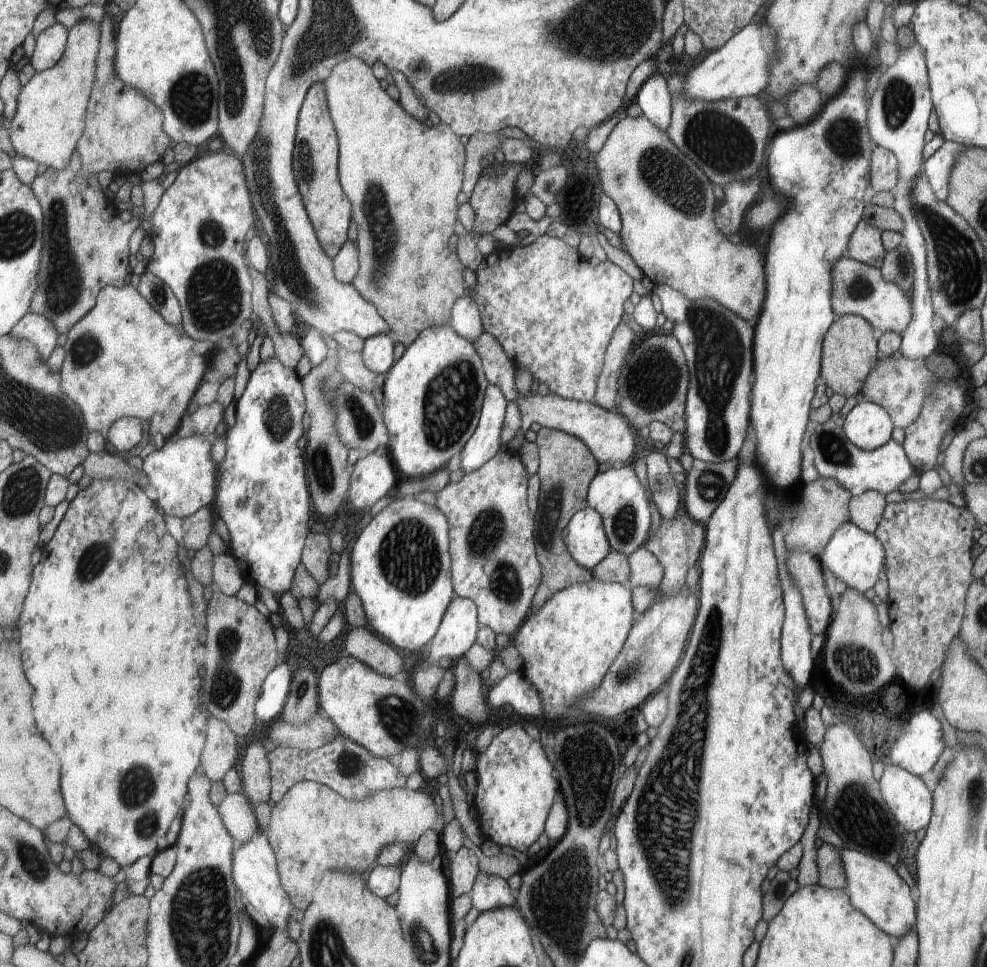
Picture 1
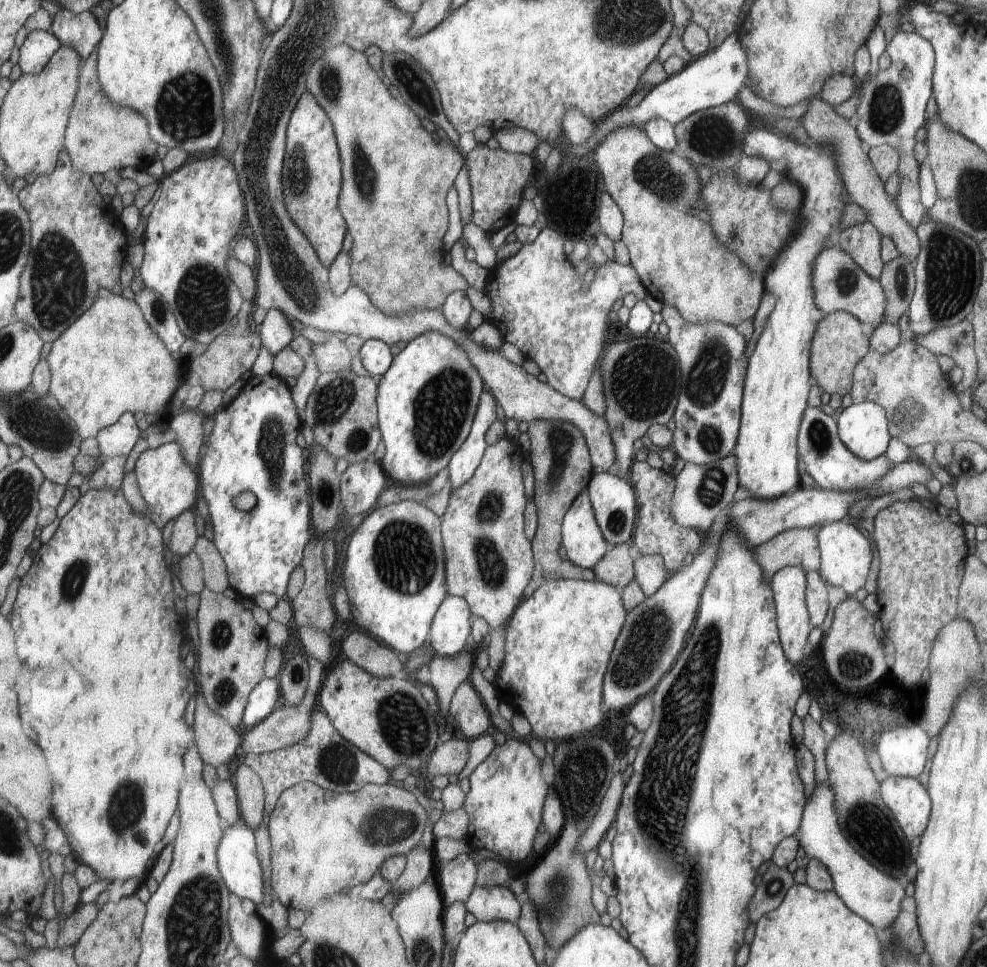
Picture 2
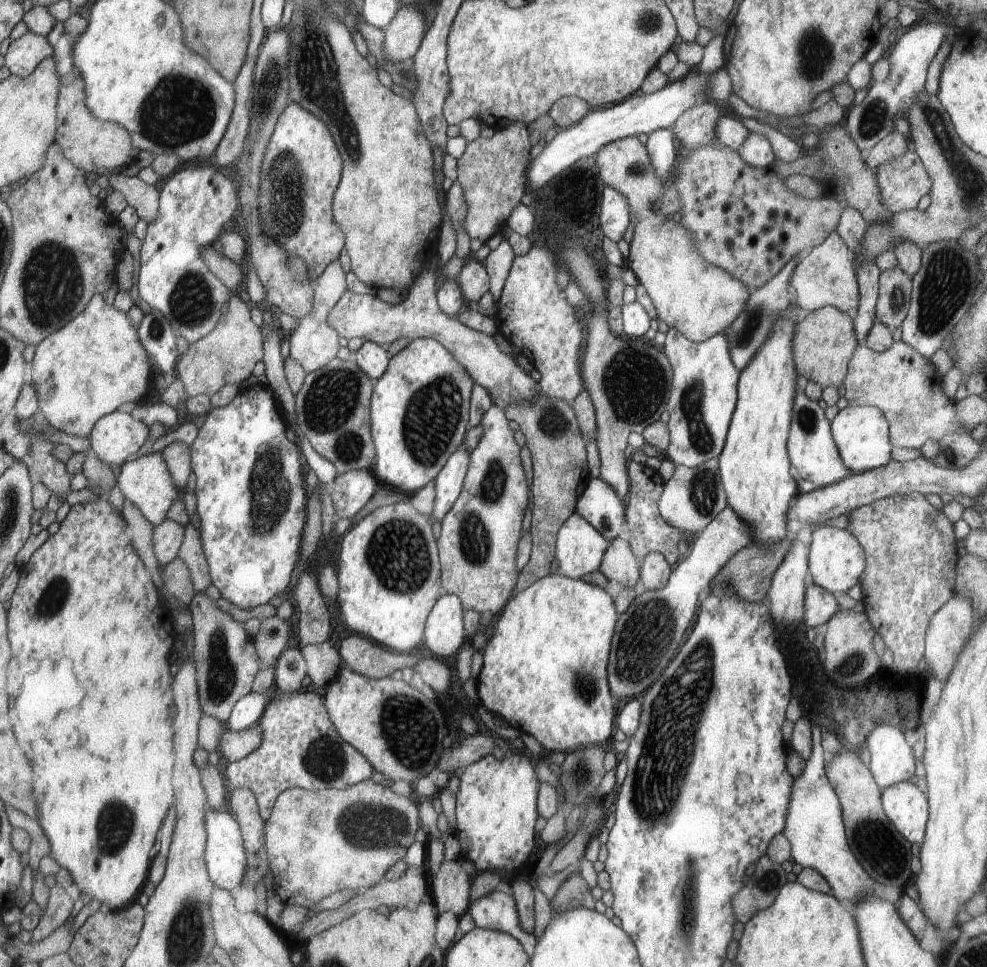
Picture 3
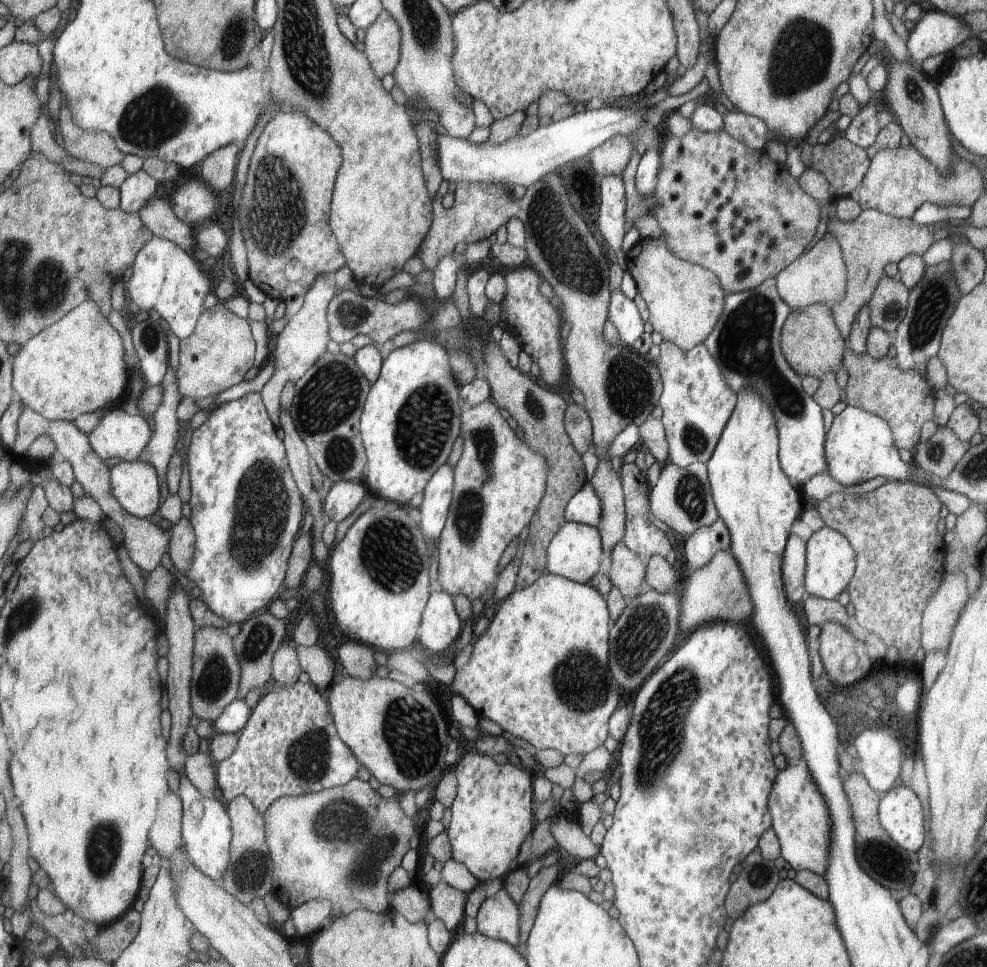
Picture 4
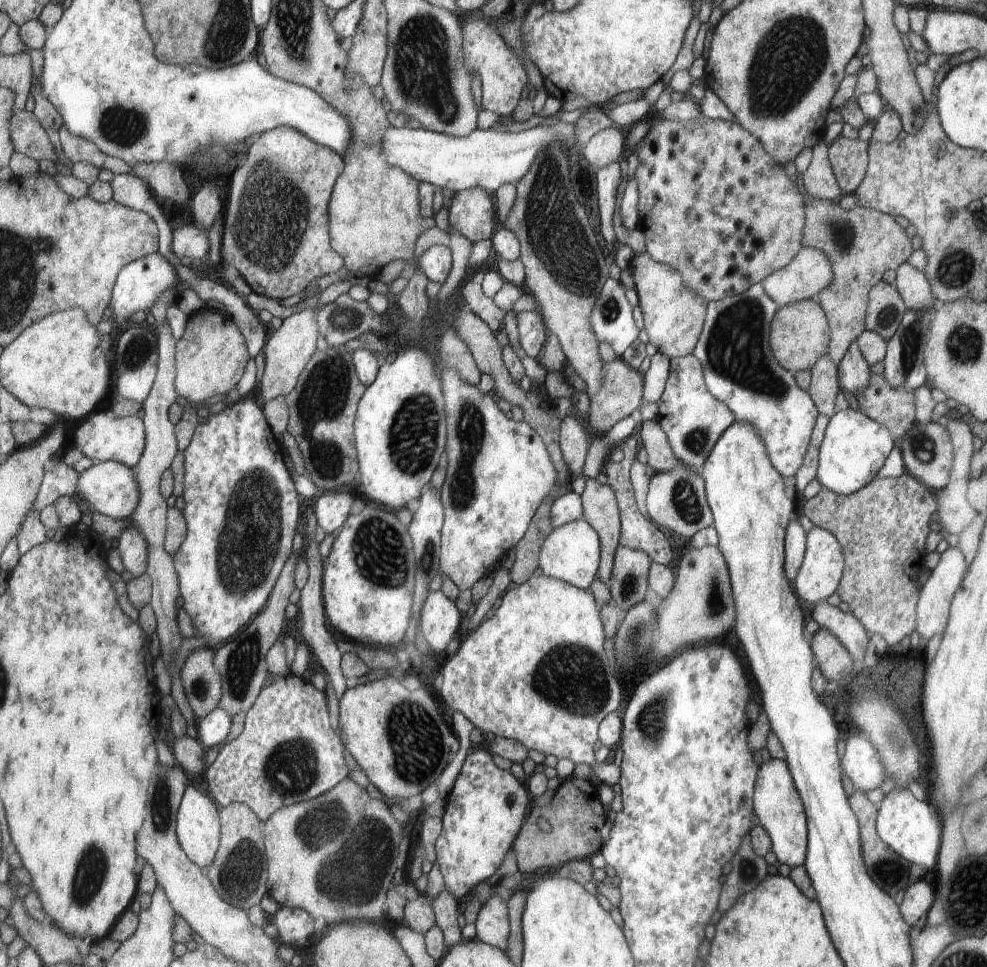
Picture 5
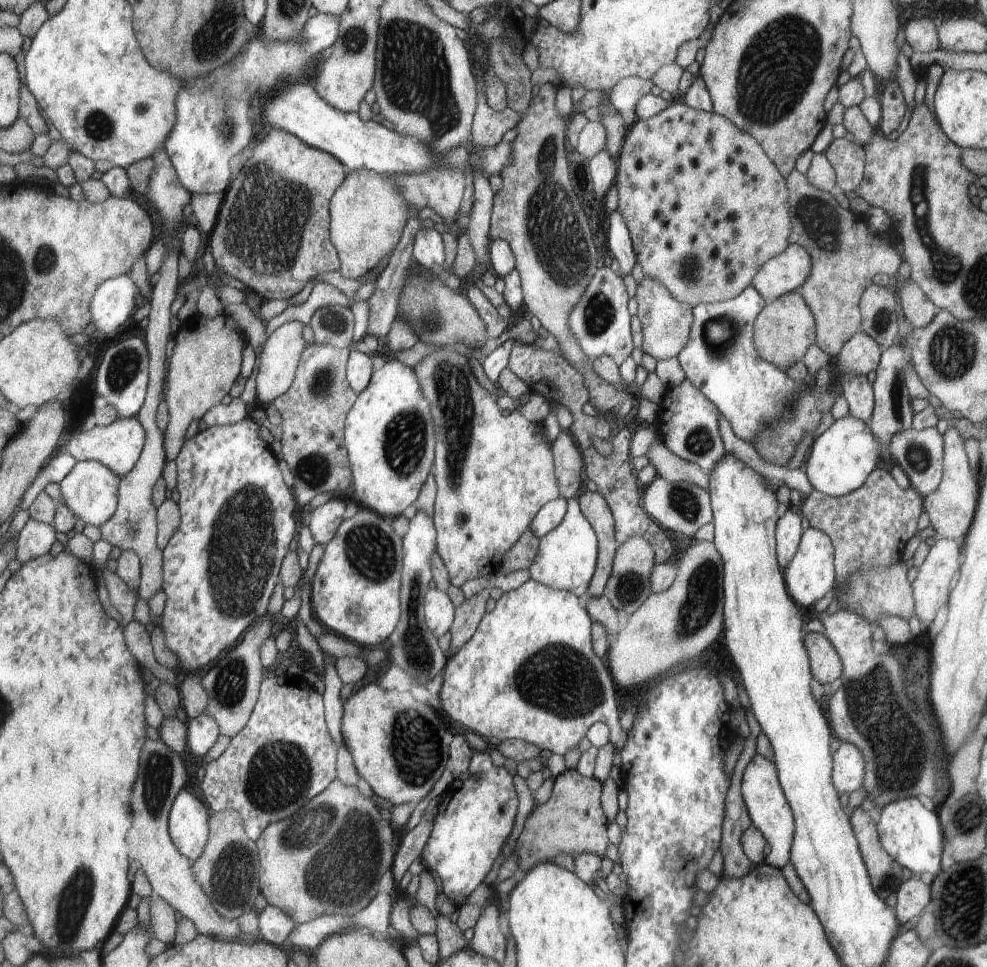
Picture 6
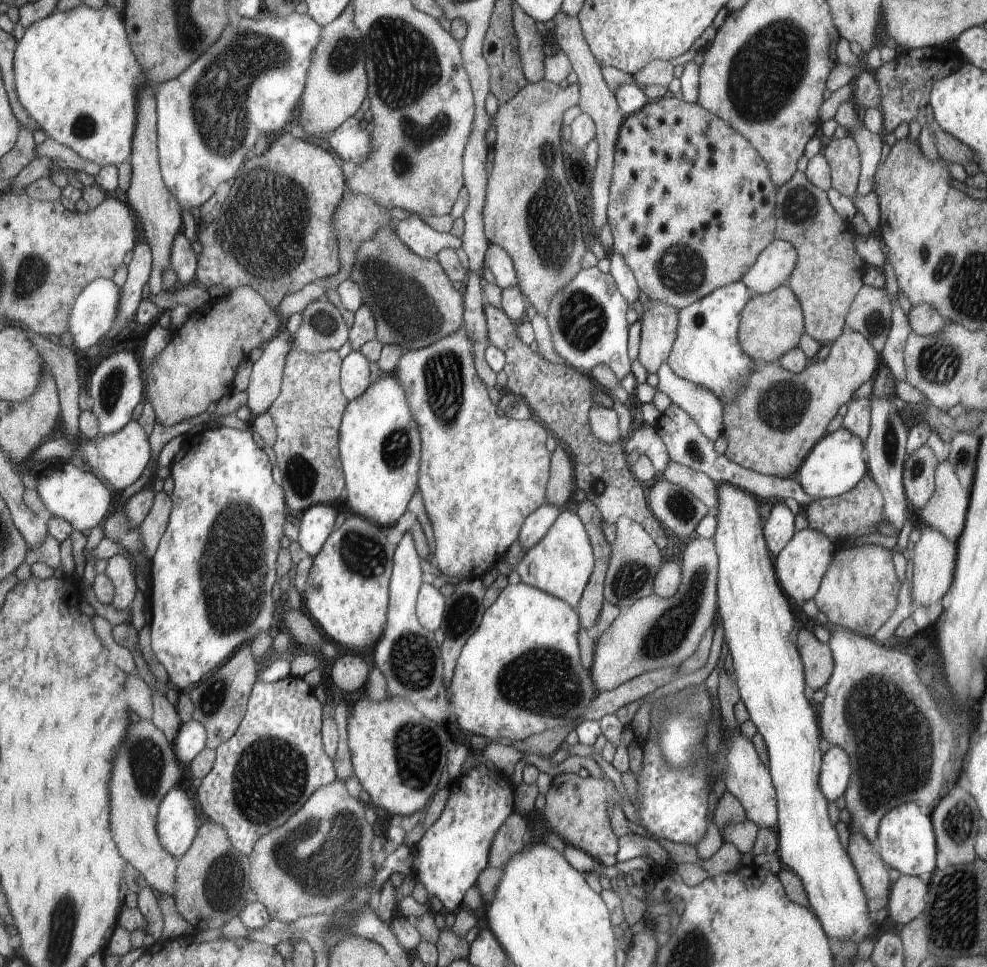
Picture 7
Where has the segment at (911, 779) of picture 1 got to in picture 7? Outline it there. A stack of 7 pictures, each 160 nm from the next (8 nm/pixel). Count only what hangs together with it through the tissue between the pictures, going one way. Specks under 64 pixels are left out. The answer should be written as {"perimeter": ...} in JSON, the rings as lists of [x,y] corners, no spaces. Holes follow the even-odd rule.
{"perimeter":[[[906,802],[892,809],[881,817],[879,828],[876,832],[880,857],[890,868],[895,868],[901,875],[919,876],[923,872],[932,872],[936,866],[934,828],[931,828],[929,816],[921,814],[915,802]]]}

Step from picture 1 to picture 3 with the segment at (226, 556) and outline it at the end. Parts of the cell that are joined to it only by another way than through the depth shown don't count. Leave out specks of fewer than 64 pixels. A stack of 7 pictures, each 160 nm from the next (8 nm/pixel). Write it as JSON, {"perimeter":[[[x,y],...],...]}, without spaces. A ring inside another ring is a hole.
{"perimeter":[[[193,524],[185,526],[185,541],[179,550],[178,558],[189,566],[196,592],[204,591],[210,584],[209,573],[204,550],[201,548],[200,532],[197,532]]]}

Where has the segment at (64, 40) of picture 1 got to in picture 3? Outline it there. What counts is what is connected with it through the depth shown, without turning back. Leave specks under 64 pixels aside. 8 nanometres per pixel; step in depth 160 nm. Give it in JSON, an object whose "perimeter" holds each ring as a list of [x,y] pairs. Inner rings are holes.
{"perimeter":[[[30,31],[22,38],[12,41],[4,55],[4,66],[12,75],[29,78],[49,56],[55,54],[48,36],[41,36]]]}

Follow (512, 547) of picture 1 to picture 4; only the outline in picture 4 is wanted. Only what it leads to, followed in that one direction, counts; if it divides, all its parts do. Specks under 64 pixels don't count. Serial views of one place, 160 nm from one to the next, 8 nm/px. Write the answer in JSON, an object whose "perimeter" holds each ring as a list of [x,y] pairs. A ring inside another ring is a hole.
{"perimeter":[[[487,399],[479,404],[469,406],[461,404],[460,435],[462,452],[459,462],[453,466],[453,488],[446,519],[437,537],[438,569],[436,588],[452,595],[466,596],[470,601],[479,598],[485,588],[496,584],[497,560],[503,548],[509,544],[513,536],[532,520],[541,497],[544,496],[545,479],[548,467],[542,455],[521,442],[515,432],[507,426],[507,422],[499,416],[493,401]]]}

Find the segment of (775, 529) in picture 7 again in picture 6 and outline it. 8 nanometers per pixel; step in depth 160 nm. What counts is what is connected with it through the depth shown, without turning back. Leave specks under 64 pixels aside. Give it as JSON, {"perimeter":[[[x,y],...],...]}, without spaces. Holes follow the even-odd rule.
{"perimeter":[[[791,508],[777,520],[773,538],[776,540],[776,558],[780,566],[787,566],[789,558],[793,558],[793,554],[796,554],[797,544],[803,532],[799,520],[801,518],[795,512],[791,512]]]}

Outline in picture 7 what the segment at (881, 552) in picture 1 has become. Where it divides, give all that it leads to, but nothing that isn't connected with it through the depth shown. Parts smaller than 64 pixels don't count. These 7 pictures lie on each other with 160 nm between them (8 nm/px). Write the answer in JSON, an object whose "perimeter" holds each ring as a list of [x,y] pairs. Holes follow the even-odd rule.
{"perimeter":[[[806,527],[792,537],[792,540],[777,553],[776,575],[789,600],[802,604],[813,598],[820,588],[820,582],[832,562],[836,547],[821,531]]]}

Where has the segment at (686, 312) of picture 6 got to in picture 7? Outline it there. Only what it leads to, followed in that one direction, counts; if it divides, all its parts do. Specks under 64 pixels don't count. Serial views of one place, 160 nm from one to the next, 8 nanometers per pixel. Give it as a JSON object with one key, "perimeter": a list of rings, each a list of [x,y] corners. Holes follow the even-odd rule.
{"perimeter":[[[649,301],[643,308],[640,324],[638,360],[647,373],[656,372],[668,360],[677,338],[678,309],[663,301]]]}

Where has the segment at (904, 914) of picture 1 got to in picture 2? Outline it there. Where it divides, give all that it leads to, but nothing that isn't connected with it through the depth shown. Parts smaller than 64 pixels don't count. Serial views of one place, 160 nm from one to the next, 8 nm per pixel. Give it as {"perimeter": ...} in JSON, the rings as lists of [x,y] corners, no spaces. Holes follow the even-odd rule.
{"perimeter":[[[829,782],[815,784],[814,790],[809,797],[809,802],[804,806],[800,826],[798,827],[798,844],[803,848],[804,854],[809,858],[816,858],[825,865],[829,871],[831,880],[834,884],[835,894],[838,894],[849,910],[852,910],[857,916],[864,918],[868,923],[872,923],[876,927],[877,932],[891,926],[893,920],[900,914],[900,904],[903,896],[906,895],[903,883],[899,878],[887,876],[885,872],[873,868],[867,860],[863,860],[847,842],[845,837],[839,834],[839,822],[836,815],[834,792]]]}

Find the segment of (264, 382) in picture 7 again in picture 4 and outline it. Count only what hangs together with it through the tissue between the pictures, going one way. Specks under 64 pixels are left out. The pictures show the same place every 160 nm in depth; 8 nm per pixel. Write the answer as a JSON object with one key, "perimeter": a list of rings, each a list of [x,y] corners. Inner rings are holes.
{"perimeter":[[[325,273],[316,277],[315,283],[304,294],[304,301],[298,312],[291,318],[283,330],[277,335],[271,335],[275,340],[276,346],[274,352],[275,372],[263,386],[260,392],[264,406],[267,408],[272,422],[280,428],[280,392],[287,382],[294,383],[304,372],[305,369],[312,365],[326,349],[325,346],[330,340],[327,332],[327,321],[325,320],[325,309],[327,303],[335,295],[335,286],[327,282]]]}

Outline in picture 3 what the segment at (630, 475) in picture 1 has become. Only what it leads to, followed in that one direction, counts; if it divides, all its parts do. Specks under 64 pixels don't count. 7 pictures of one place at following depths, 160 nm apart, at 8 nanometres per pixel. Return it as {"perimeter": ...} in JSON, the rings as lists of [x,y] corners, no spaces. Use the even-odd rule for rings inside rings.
{"perimeter":[[[588,478],[583,493],[577,498],[575,512],[595,527],[606,540],[613,540],[623,524],[623,504],[607,482]]]}

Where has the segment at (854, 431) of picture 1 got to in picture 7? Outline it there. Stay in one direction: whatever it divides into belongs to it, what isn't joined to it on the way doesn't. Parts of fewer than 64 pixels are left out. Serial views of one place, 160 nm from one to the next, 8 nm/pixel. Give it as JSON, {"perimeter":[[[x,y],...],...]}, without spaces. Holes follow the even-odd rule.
{"perimeter":[[[840,427],[835,432],[826,432],[812,446],[811,452],[804,458],[803,464],[800,465],[794,477],[804,492],[814,499],[839,497],[840,494],[851,490],[868,469],[868,466],[865,466],[865,460],[861,458],[861,450],[863,450],[861,439],[846,428]]]}

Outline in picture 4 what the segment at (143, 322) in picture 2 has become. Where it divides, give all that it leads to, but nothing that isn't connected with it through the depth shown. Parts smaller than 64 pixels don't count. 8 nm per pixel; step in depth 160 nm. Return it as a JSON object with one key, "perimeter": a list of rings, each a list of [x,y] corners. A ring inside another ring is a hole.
{"perimeter":[[[85,301],[60,321],[31,338],[14,358],[13,386],[17,398],[50,421],[73,422],[81,414],[117,407],[117,400],[129,386],[129,366],[125,362],[125,346],[121,334],[111,326],[97,302]]]}

